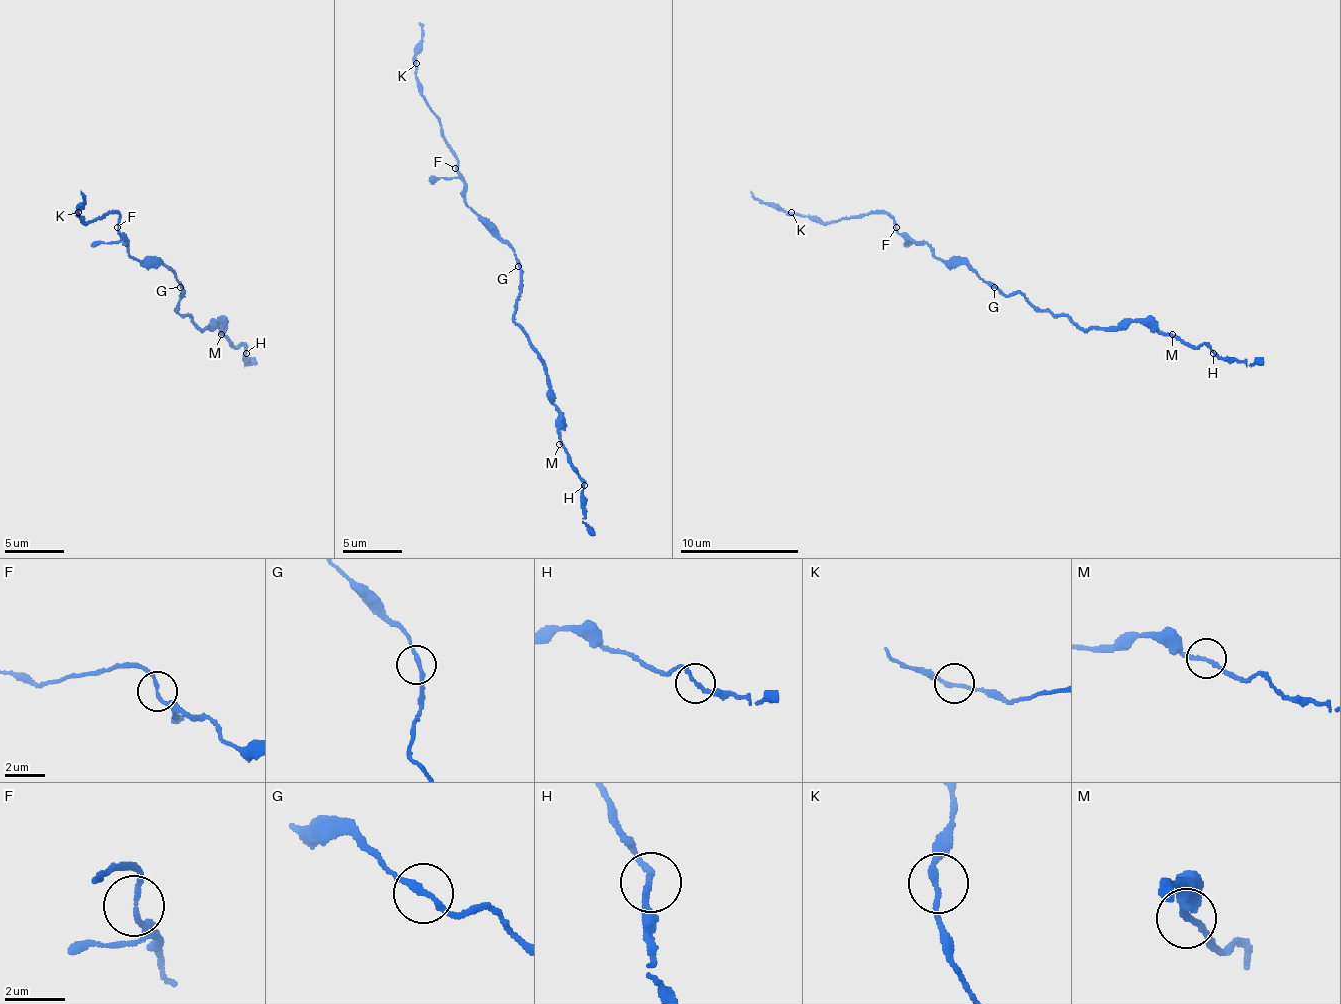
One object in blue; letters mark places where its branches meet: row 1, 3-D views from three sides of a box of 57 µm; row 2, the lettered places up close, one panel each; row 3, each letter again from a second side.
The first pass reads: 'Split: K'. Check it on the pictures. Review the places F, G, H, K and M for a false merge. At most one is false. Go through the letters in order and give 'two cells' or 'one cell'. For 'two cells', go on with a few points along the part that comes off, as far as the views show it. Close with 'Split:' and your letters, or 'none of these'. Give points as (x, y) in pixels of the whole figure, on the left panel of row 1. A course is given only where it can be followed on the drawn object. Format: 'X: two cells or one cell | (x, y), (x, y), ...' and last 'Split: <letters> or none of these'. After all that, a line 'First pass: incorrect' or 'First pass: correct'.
F: one cell
G: one cell
H: one cell
K: one cell
M: one cell
Split: none of these
First pass: incorrect

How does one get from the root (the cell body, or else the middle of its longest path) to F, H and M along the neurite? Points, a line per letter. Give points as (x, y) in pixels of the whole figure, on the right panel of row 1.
F: (994, 287), (985, 284), (964, 263), (940, 260), (925, 242), (911, 242), (896, 227)
H: (994, 287), (1006, 296), (1021, 293), (1036, 308), (1062, 313), (1083, 328), (1149, 322), (1214, 352)
M: (994, 287), (1006, 296), (1021, 293), (1036, 308), (1062, 313), (1083, 328), (1149, 322), (1172, 334)

